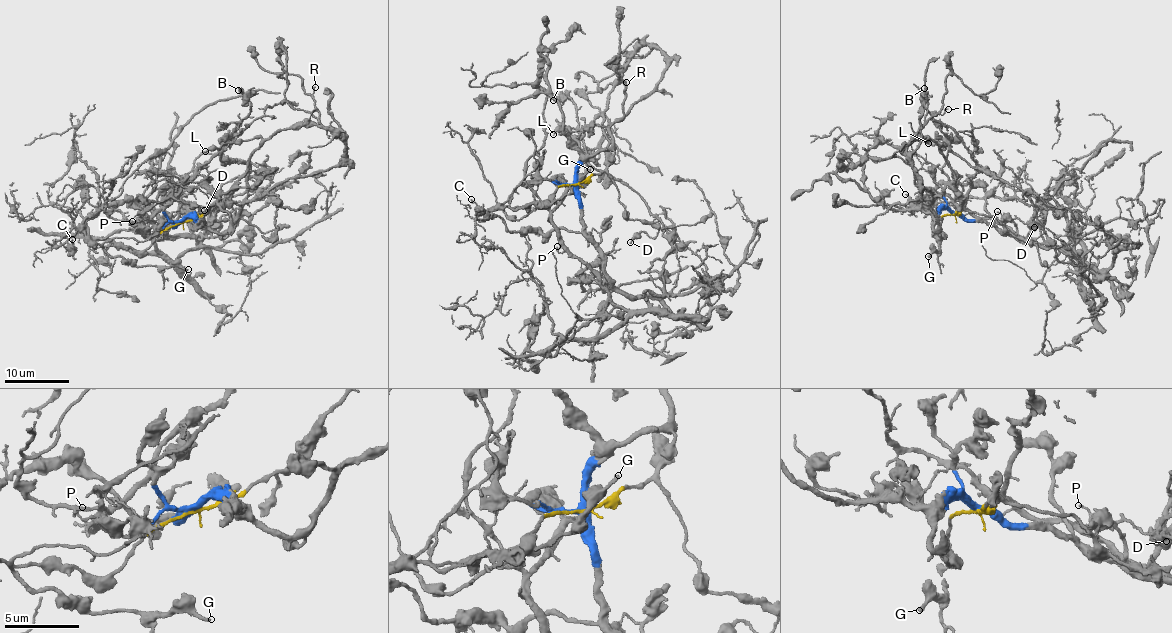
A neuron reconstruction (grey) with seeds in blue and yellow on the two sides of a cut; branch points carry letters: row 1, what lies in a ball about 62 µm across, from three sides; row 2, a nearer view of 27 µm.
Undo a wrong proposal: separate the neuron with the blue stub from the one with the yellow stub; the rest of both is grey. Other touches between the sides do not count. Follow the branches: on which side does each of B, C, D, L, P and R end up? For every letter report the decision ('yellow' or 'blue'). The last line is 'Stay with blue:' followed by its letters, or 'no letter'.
B: blue
C: blue
D: yellow
L: yellow
P: blue
R: yellow
Stay with blue: B, C, P

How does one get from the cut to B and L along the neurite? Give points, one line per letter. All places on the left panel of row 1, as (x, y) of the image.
B: (180, 222), (166, 224), (160, 238), (138, 231), (173, 188), (230, 140), (249, 111), (248, 96), (238, 90)
L: (180, 222), (196, 220), (227, 199), (260, 139), (222, 143), (204, 152)

